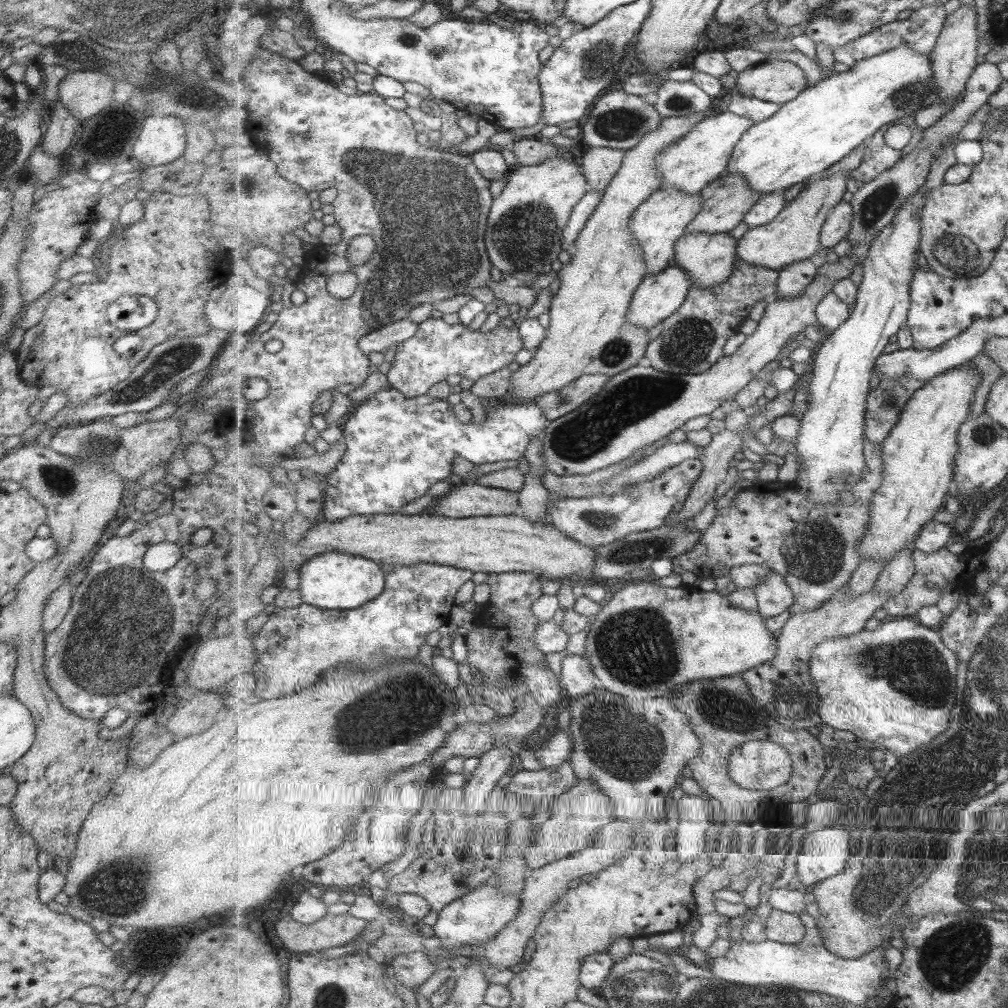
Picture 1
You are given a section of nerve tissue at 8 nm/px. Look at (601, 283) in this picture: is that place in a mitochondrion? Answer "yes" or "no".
no

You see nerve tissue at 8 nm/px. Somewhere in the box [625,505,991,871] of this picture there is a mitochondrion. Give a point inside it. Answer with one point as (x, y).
(915, 667)

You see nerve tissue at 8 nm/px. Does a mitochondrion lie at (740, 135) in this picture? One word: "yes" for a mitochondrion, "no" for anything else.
no

